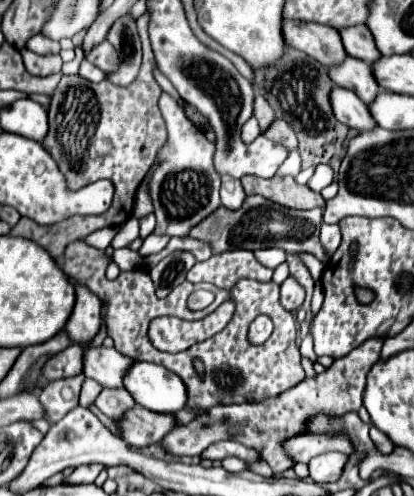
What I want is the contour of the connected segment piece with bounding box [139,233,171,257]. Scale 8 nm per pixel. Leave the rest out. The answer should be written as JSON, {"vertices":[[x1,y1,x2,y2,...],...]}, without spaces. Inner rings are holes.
{"vertices":[[151,233,151,235,143,241,143,245,141,245,141,249,139,249,141,257,147,257,147,255,153,255,153,253,163,251,163,249,167,247,169,239,171,239,171,237,163,237,163,235,155,235,155,233]]}

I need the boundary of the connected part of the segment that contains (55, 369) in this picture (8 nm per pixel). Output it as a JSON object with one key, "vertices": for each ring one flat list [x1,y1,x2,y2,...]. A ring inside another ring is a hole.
{"vertices":[[69,345,65,351,57,353,47,361,43,367,43,377,47,381,75,377,83,373,83,347,81,345]]}

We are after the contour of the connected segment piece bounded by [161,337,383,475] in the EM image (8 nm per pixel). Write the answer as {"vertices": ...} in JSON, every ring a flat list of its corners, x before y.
{"vertices":[[371,337,371,341,363,341,359,349,353,349,347,357,335,359,335,363,315,379,305,379,293,389,281,393,279,397,271,397,267,401,259,403,241,403,241,405,217,405,211,407,209,413,199,415,195,421,175,427,163,441,163,449,173,457,183,455,201,455,203,449,207,449,211,443,223,441,223,439,237,439,247,447,253,447,261,453,261,457,269,463,275,475,283,473,285,469,293,467,293,461,285,457,279,441,285,437,293,437,303,433,303,425,307,417,315,413,325,413,331,417,343,415,347,411,357,411,361,407,363,389,367,383,367,373,371,365,377,363,379,351,381,351,383,339]]}

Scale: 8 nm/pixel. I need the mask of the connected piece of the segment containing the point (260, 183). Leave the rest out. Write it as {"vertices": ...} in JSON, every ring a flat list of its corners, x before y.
{"vertices":[[241,177,243,189,247,195,263,195,269,201,275,201,289,209,313,209,323,207,325,199,321,193,309,189,307,185,299,185,293,177,279,179,259,179,259,177]]}

